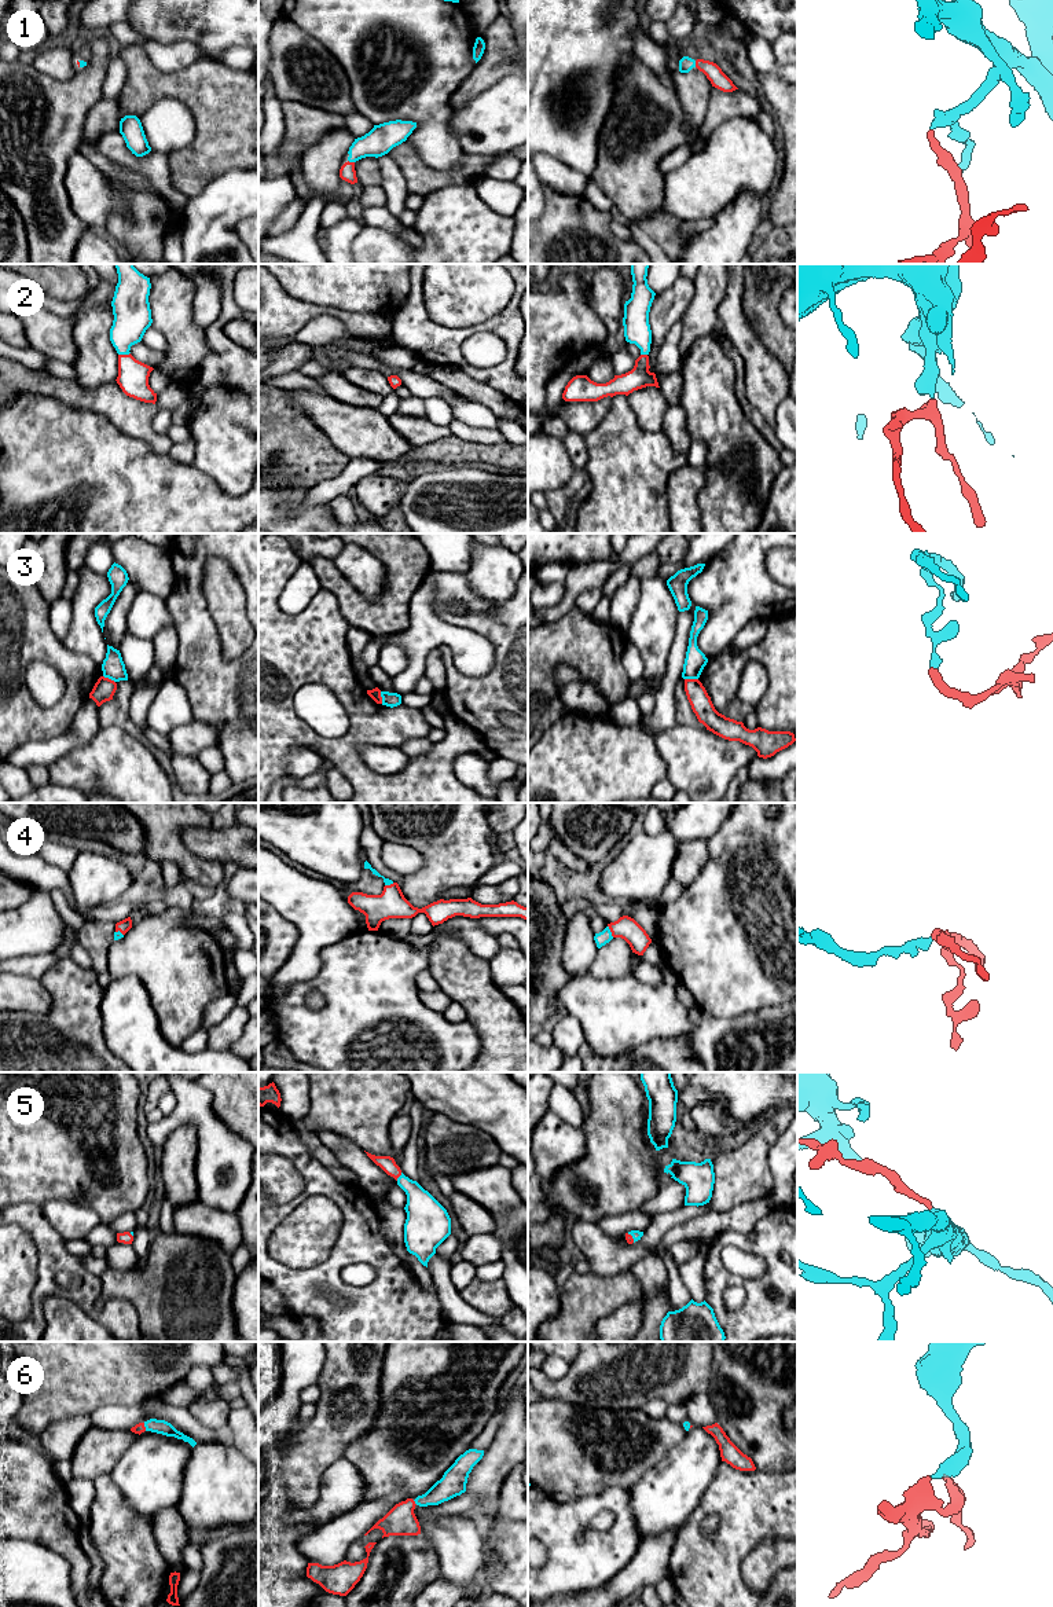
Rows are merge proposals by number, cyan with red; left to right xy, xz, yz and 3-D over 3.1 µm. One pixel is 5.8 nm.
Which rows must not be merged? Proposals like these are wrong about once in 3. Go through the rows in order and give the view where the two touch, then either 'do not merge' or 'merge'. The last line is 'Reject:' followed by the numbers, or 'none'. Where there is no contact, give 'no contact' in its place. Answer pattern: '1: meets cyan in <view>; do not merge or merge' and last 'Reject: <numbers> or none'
1: meets cyan in xz; merge
2: meets cyan in xy; merge
3: meets cyan in yz; do not merge
4: meets cyan in yz; merge
5: meets cyan in xz; merge
6: meets cyan in xy; merge
Reject: 3

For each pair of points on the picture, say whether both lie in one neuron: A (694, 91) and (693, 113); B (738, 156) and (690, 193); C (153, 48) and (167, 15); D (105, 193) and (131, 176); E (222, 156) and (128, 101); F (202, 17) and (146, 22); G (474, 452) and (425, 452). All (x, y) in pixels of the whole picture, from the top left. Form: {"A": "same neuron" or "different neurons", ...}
{"A": "same neuron", "B": "same neuron", "C": "different neurons", "D": "different neurons", "E": "same neuron", "F": "same neuron", "G": "same neuron"}

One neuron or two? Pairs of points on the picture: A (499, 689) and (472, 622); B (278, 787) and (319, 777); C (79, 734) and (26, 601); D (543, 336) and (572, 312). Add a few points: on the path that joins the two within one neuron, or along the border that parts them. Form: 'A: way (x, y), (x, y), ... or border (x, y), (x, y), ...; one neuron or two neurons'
A: way (503, 670), (503, 644), (491, 631); one neuron
B: way (287, 781), (309, 781); one neuron
C: border (88, 696), (73, 725), (47, 741); two neurons
D: way (550, 329), (557, 327), (565, 319); one neuron

